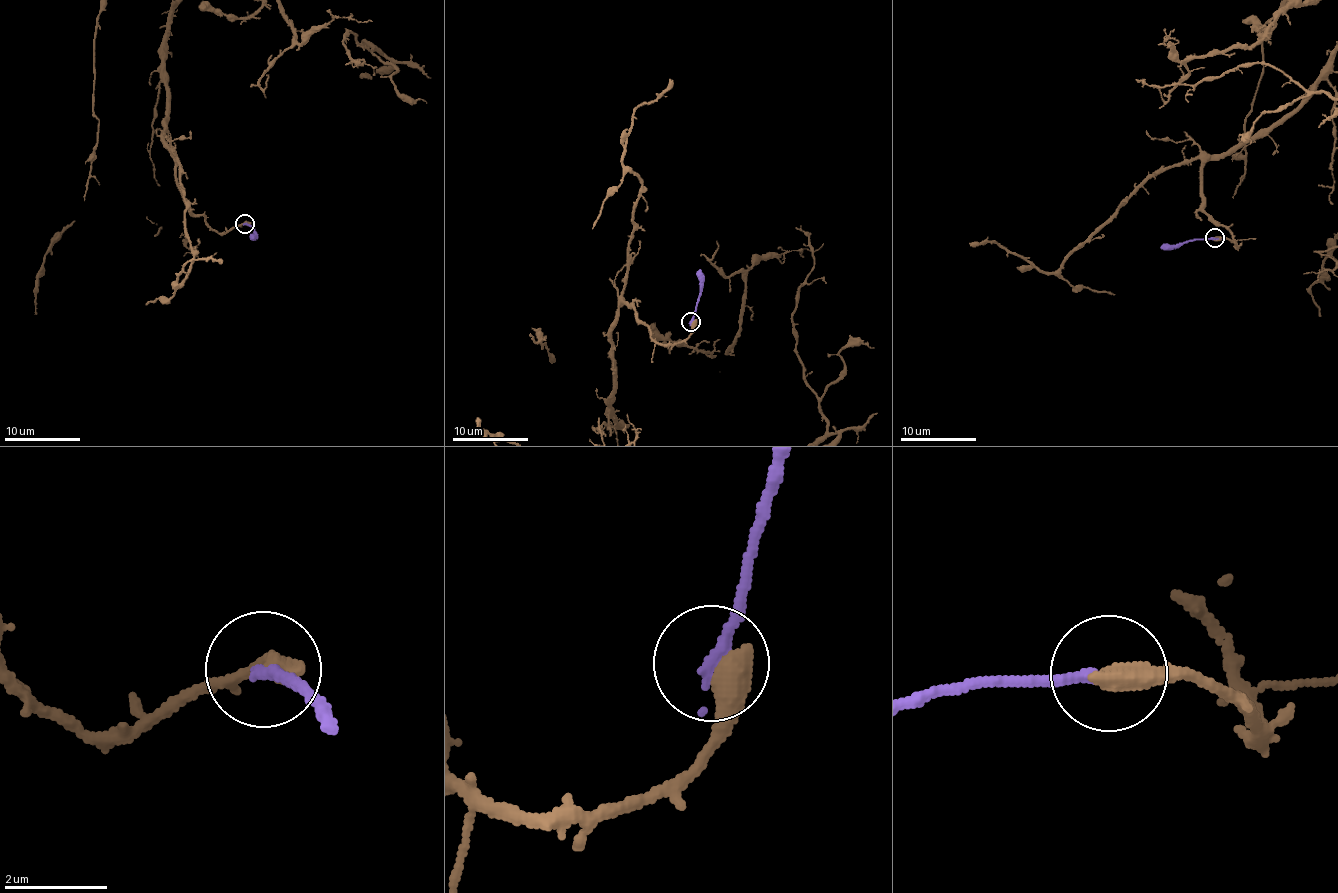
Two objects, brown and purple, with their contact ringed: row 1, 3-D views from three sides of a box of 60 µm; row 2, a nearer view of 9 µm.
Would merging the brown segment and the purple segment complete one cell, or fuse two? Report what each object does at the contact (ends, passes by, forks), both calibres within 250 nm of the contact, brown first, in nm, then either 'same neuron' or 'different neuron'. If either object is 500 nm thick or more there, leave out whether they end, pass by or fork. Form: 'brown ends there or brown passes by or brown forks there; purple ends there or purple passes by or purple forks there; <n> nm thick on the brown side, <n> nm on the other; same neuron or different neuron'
550 nm thick on the brown side, 240 nm on the other; different neuron

